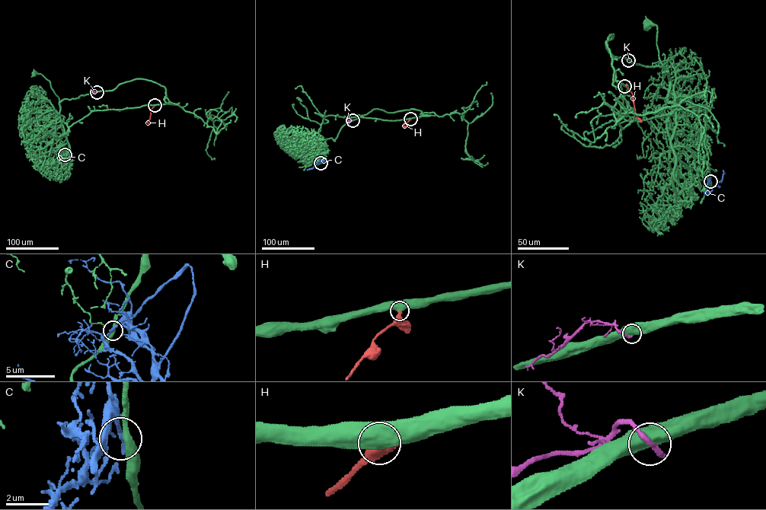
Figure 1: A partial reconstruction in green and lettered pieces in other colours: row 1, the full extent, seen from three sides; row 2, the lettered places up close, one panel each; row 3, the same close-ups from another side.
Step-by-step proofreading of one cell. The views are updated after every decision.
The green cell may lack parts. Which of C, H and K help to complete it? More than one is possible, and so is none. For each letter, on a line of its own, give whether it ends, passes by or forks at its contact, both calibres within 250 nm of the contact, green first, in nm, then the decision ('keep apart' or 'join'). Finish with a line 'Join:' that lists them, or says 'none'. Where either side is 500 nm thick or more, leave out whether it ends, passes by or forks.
C: it ends there; 360 nm thick on the green side, 240 nm on the other; keep apart
H: 550 nm thick on the green side, 400 nm on the other; join
K: 650 nm thick on the green side, 320 nm on the other; keep apart
Join: H

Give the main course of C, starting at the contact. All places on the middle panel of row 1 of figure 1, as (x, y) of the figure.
C: (320, 163), (322, 161), (318, 160), (314, 167), (308, 169)

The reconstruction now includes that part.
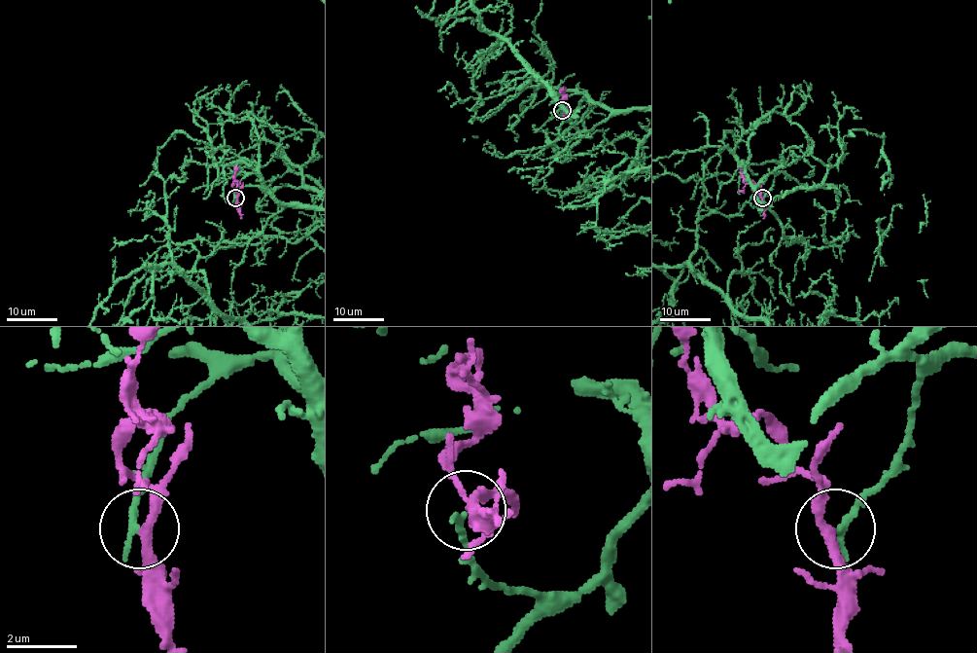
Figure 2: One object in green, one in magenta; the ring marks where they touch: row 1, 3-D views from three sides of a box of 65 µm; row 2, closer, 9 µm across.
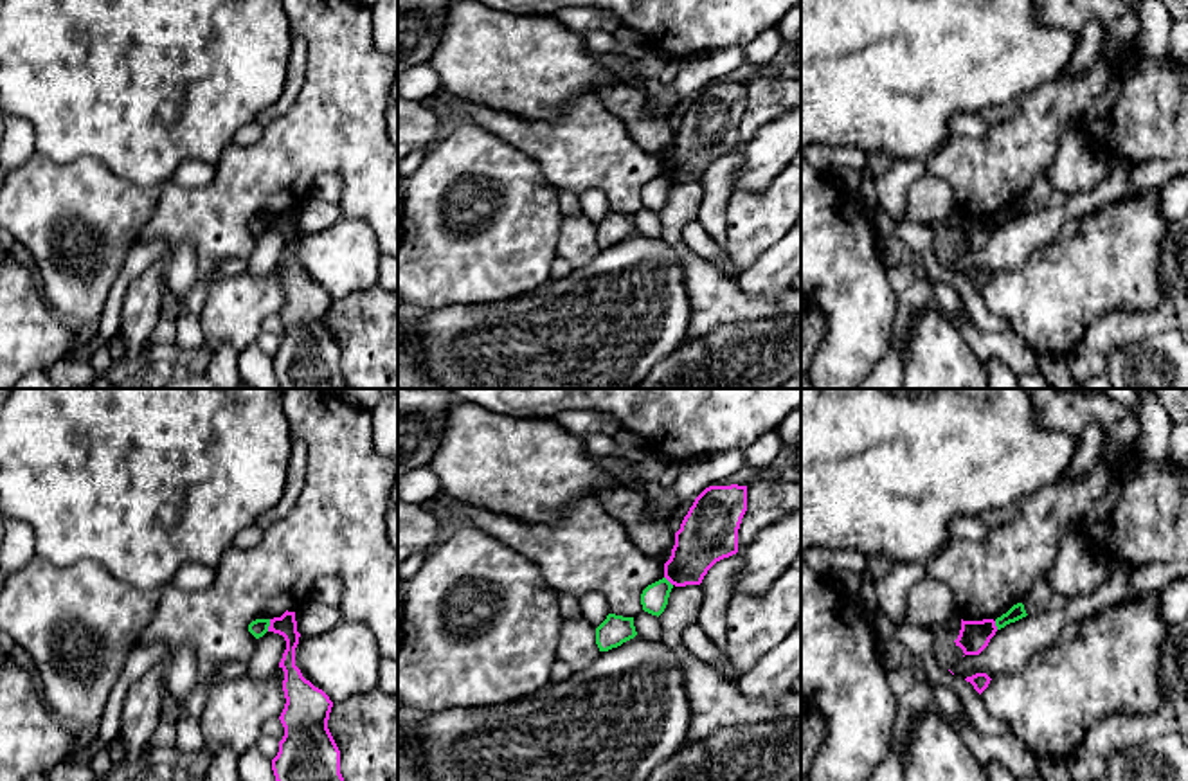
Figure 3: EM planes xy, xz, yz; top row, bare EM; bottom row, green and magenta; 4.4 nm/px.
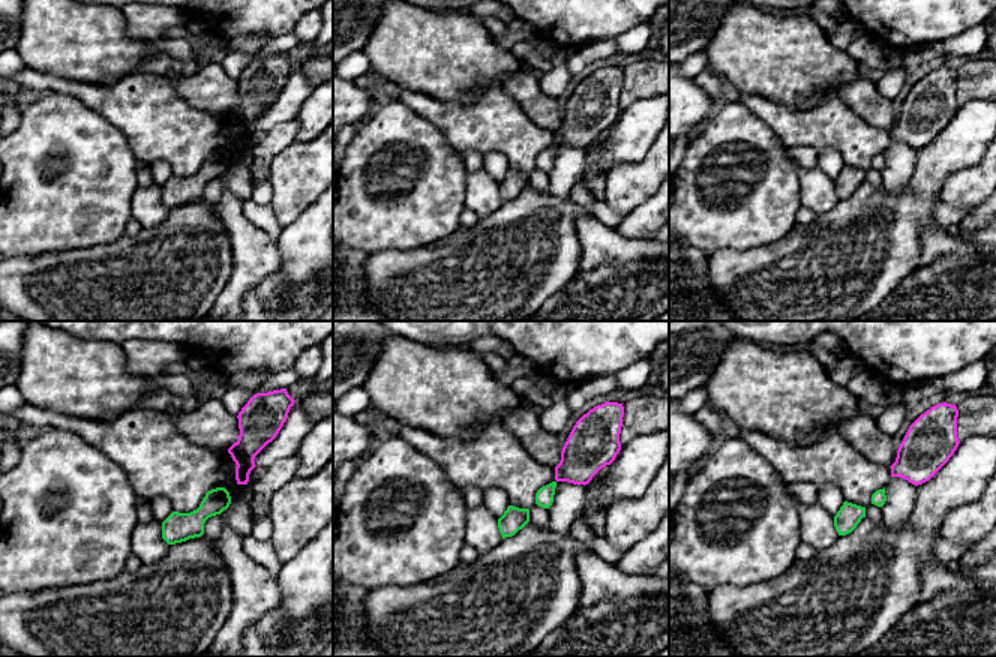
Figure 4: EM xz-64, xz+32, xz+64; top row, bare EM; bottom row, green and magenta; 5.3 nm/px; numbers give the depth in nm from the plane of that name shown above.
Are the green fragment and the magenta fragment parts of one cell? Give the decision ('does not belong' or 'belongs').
does not belong

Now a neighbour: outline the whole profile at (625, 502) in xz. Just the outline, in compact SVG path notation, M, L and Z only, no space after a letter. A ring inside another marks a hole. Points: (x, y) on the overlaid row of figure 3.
M634 484L603 488L594 493L603 509L621 522L637 549L662 563L671 556L675 534L666 524L644 518L644 493Z

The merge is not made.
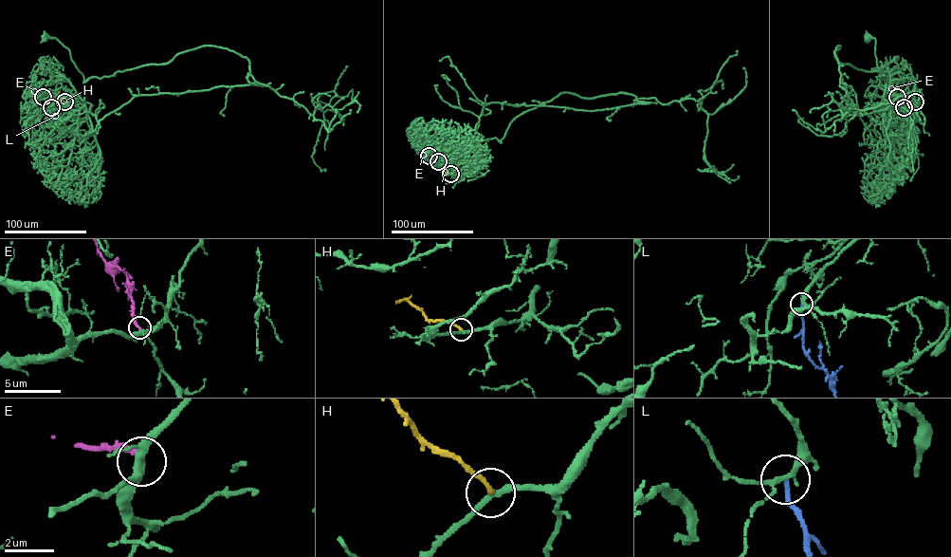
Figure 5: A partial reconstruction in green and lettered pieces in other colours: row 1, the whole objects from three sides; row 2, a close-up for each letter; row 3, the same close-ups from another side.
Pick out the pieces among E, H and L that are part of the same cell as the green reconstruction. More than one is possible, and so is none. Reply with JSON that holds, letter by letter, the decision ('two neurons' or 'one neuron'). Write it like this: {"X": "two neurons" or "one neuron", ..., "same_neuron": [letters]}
{"E": "two neurons", "H": "two neurons", "L": "two neurons", "same_neuron": []}

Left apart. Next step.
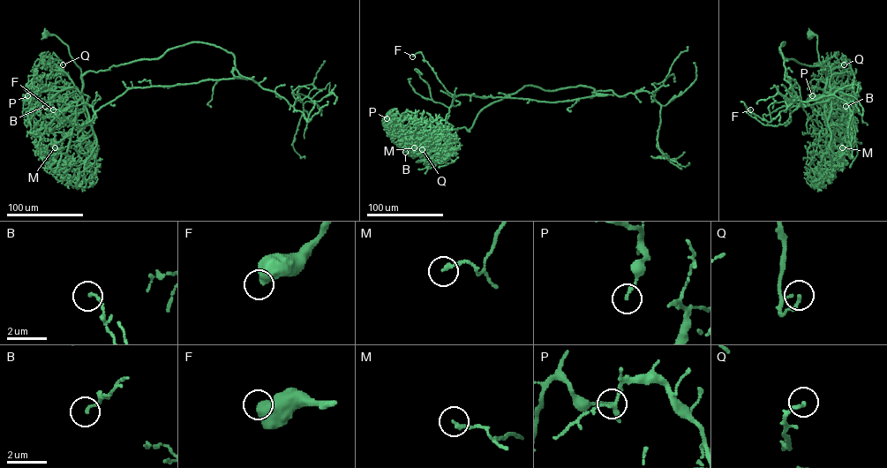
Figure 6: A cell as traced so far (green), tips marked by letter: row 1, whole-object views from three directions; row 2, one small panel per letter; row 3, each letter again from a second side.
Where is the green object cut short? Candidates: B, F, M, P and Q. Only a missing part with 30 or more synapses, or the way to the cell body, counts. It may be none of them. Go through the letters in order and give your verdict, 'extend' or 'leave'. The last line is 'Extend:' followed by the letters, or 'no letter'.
B: leave
F: leave
M: leave
P: leave
Q: leave
Extend: no letter

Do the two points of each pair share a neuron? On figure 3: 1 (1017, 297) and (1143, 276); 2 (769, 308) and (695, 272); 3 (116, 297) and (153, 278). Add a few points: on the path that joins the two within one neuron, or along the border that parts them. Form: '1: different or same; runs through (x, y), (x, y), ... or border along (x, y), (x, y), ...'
1: same; runs through (1048, 297), (1055, 297), (1080, 276), (1113, 276)
2: same; runs through (751, 306), (733, 306), (713, 290)
3: different; border along (152, 265), (130, 283), (117, 333)

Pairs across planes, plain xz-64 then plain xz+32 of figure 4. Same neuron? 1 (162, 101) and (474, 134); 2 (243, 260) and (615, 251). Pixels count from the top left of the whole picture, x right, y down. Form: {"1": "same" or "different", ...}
{"1": "same", "2": "same"}

